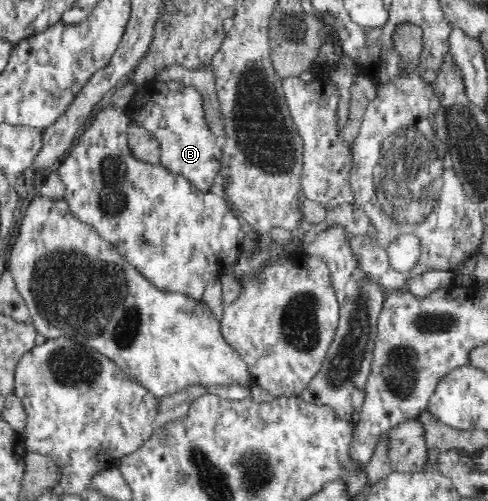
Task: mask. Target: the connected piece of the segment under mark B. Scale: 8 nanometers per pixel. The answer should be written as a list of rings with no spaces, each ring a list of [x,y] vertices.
[[[152,81],[140,87],[125,111],[130,121],[143,127],[156,138],[163,168],[185,177],[202,193],[216,190],[216,175],[221,170],[223,148],[218,145],[217,137],[208,128],[203,98],[194,87],[180,81]]]

